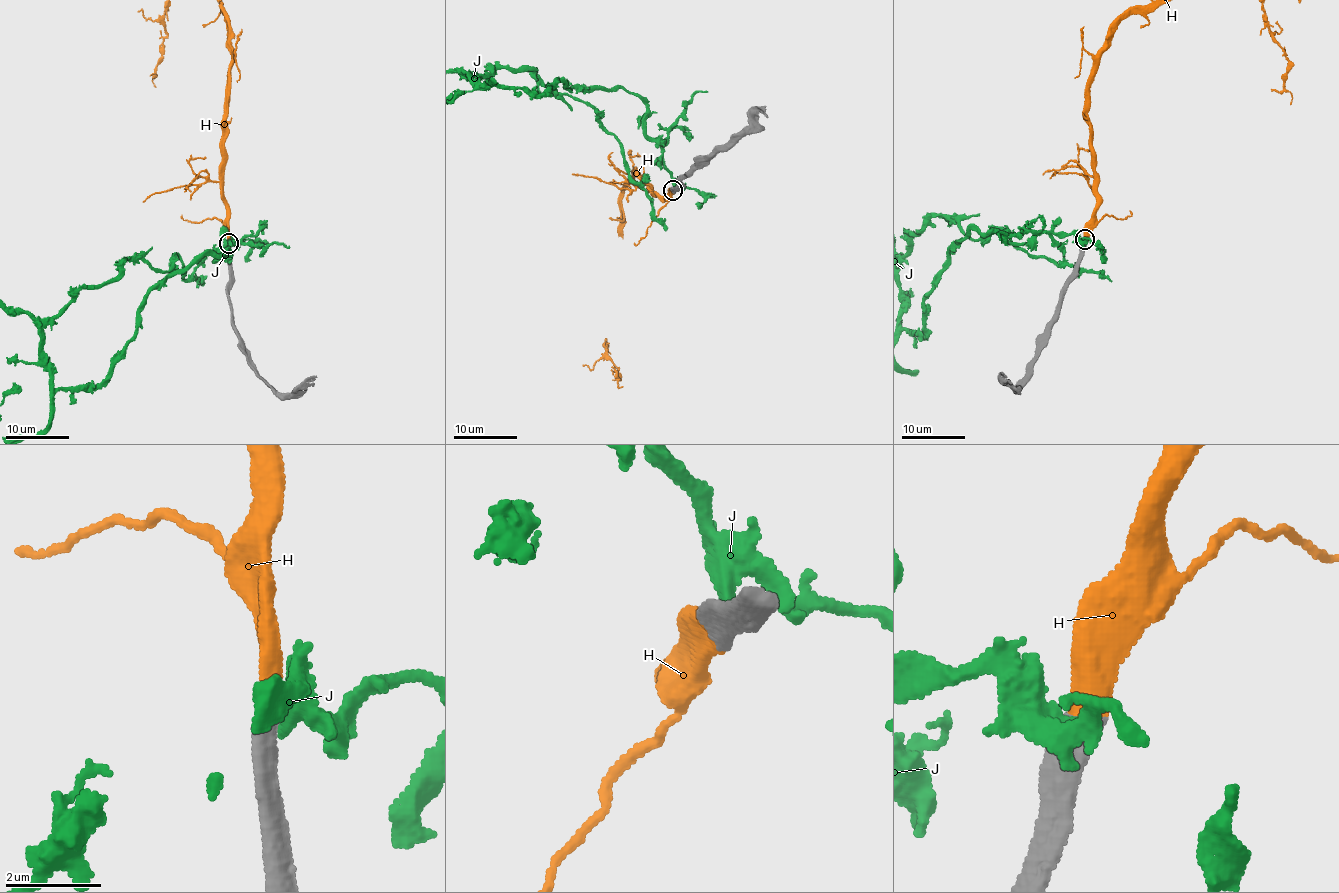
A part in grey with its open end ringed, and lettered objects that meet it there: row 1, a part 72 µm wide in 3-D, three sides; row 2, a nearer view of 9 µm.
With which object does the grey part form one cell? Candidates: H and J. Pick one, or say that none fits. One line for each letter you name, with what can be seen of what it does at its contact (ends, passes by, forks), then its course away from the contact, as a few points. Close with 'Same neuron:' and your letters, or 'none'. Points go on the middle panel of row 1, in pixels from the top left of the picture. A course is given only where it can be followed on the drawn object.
H: it ends there
Same neuron: H

